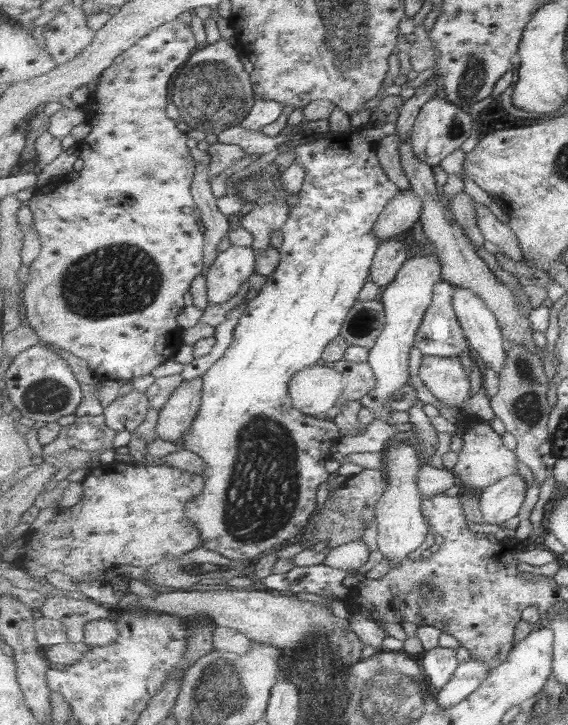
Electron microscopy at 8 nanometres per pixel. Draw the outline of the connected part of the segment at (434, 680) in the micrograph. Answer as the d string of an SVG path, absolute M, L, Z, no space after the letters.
M437 647L426 651L423 661L423 672L427 674L436 692L441 691L453 678L459 660L453 648Z

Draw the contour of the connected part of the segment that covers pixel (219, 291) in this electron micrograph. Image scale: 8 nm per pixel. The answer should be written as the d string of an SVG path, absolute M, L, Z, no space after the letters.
M230 246L220 252L206 274L210 304L223 304L237 296L249 276L256 273L256 264L257 256L252 247Z

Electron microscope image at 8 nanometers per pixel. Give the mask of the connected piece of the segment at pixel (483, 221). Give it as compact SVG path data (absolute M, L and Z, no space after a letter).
M482 203L477 205L477 224L483 233L483 237L495 244L498 252L517 262L523 261L524 254L521 242L510 223L504 224Z

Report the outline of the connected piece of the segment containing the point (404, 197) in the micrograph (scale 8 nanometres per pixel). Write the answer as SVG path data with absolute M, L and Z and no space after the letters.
M412 188L408 192L401 191L391 199L382 216L375 222L375 233L381 242L401 238L420 220L421 212L423 212L423 200L420 200L419 194Z

